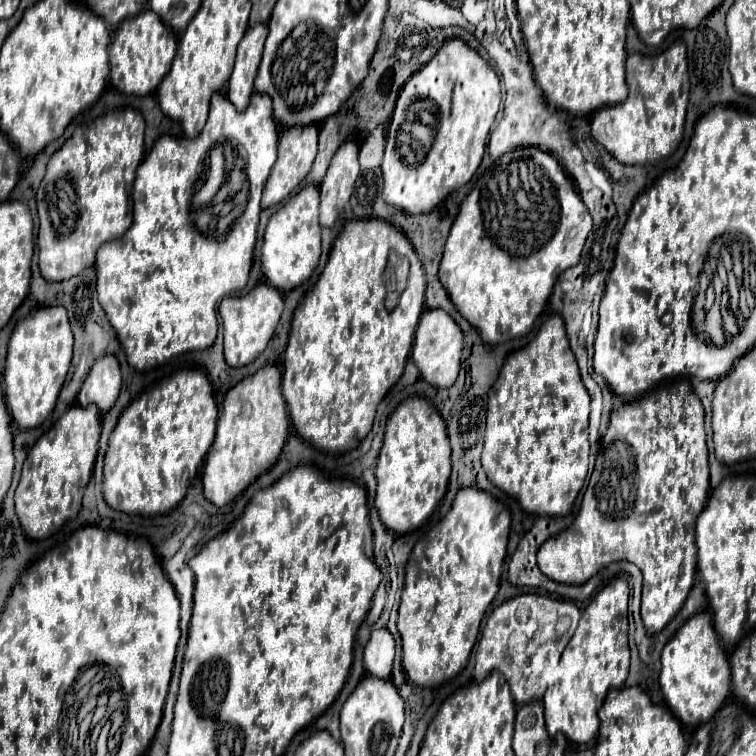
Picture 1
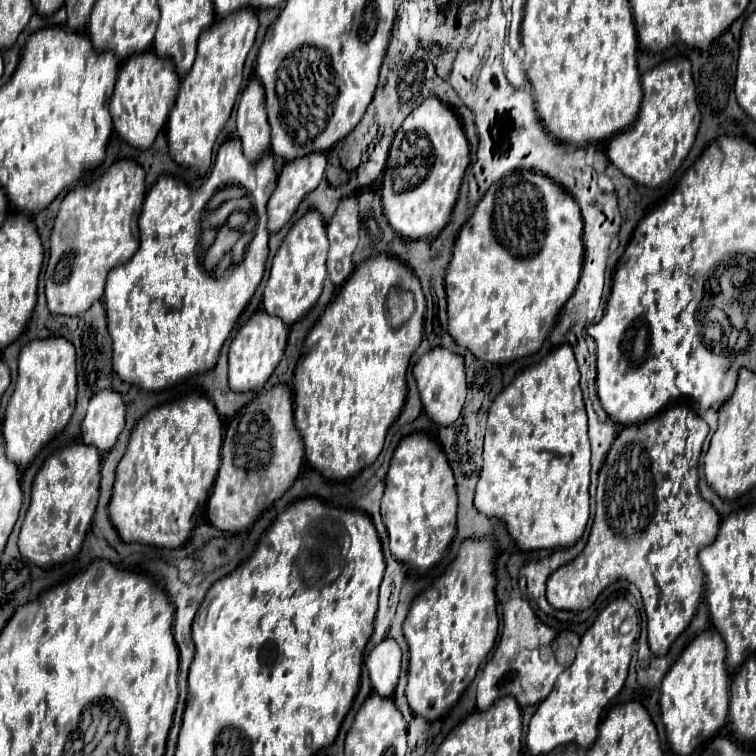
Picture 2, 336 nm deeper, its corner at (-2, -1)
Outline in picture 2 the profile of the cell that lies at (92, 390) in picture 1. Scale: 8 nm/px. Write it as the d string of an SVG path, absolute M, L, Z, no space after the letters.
M101 390L89 400L85 420L81 424L83 442L95 446L99 454L113 450L121 430L125 428L125 404L121 394Z

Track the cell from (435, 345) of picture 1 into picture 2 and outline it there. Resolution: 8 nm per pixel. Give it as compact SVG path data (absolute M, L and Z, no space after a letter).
M433 348L417 360L417 364L413 368L413 376L417 380L417 390L419 390L427 418L439 426L451 426L459 418L459 414L465 406L465 398L467 398L463 356L453 354L445 348Z

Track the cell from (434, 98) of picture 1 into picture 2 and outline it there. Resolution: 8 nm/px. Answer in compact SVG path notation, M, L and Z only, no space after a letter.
M427 98L419 104L395 134L381 182L383 214L391 228L407 240L437 238L451 222L469 162L469 142L457 114L445 108L439 98Z

